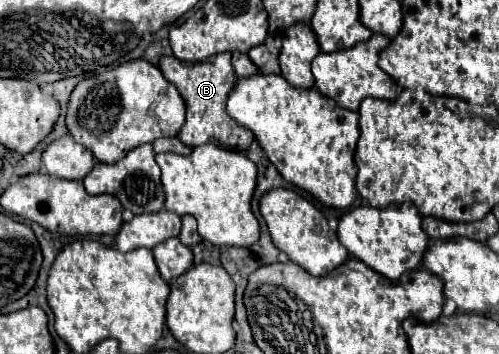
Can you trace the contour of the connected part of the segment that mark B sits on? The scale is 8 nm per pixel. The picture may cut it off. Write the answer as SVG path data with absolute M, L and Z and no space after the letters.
M229 52L211 56L197 64L187 64L173 56L165 56L159 60L159 68L165 74L165 78L171 84L175 84L175 88L179 90L179 94L183 96L185 106L187 106L187 120L177 136L183 144L187 144L191 148L201 146L201 144L217 144L221 148L239 150L239 152L245 152L251 146L251 142L255 140L253 132L249 128L239 126L225 110L227 96L229 96L229 92L233 92L233 86L237 82L237 74L233 72Z

